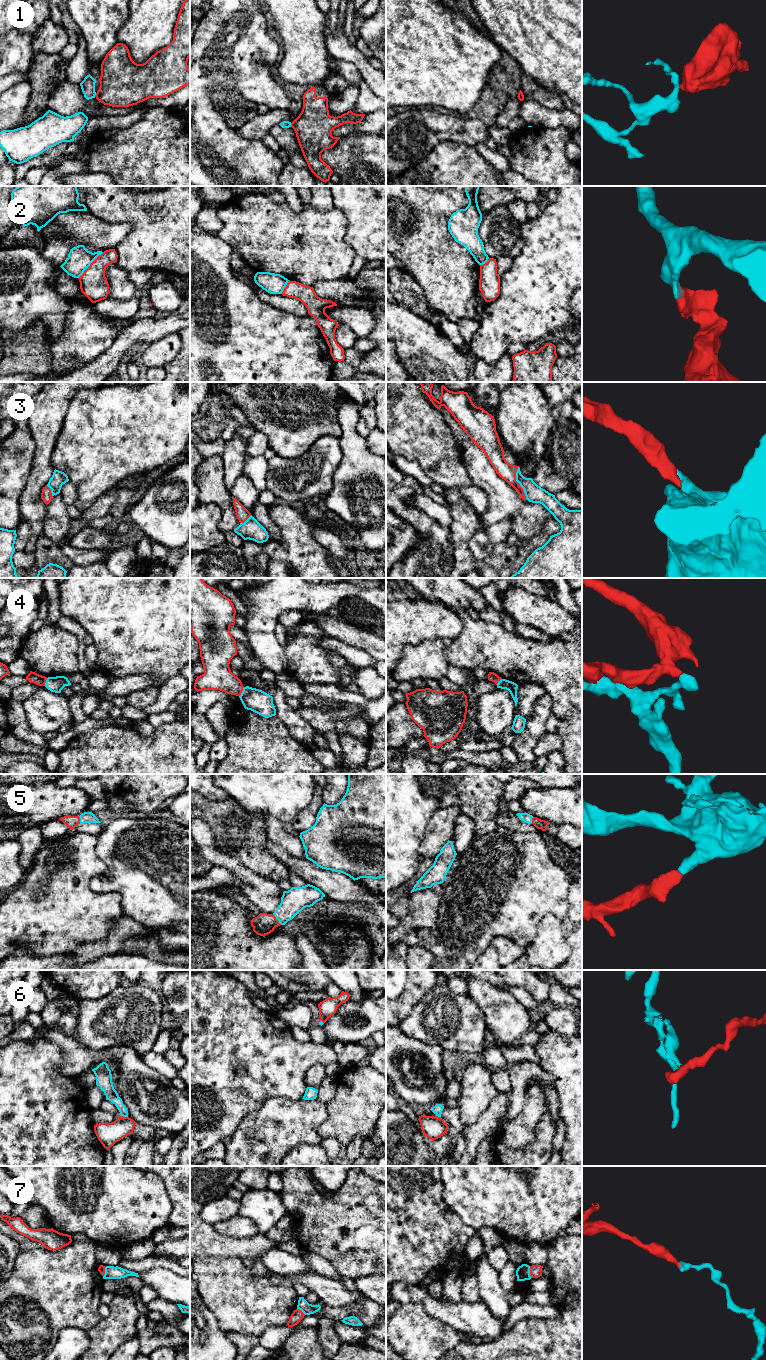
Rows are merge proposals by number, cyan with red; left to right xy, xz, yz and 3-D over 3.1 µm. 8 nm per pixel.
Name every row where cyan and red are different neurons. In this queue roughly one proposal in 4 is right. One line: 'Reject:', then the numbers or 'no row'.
Reject: 1, 2, 4, 6, 7

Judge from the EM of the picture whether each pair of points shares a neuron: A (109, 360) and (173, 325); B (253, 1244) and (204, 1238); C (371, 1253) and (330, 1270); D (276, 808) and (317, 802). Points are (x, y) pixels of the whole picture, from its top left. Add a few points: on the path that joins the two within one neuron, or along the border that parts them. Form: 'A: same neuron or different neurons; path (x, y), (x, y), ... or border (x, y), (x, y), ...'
A: same neuron; path (124, 344), (135, 333), (157, 329)
B: same neuron; path (241, 1245), (216, 1245)
C: different neurons; border (316, 1254), (326, 1258), (342, 1276)
D: different neurons; border (313, 796), (310, 803), (299, 811), (293, 819)

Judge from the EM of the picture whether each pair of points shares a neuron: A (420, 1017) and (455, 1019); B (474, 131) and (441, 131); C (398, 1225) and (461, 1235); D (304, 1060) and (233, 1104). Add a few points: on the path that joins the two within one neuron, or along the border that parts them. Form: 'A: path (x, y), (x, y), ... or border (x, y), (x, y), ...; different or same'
A: path (429, 1018), (446, 1019); same
B: path (466, 130), (449, 129); same
C: path (414, 1230), (421, 1235), (445, 1235); same
D: path (286, 1061), (279, 1066), (270, 1066), (250, 1086); same

